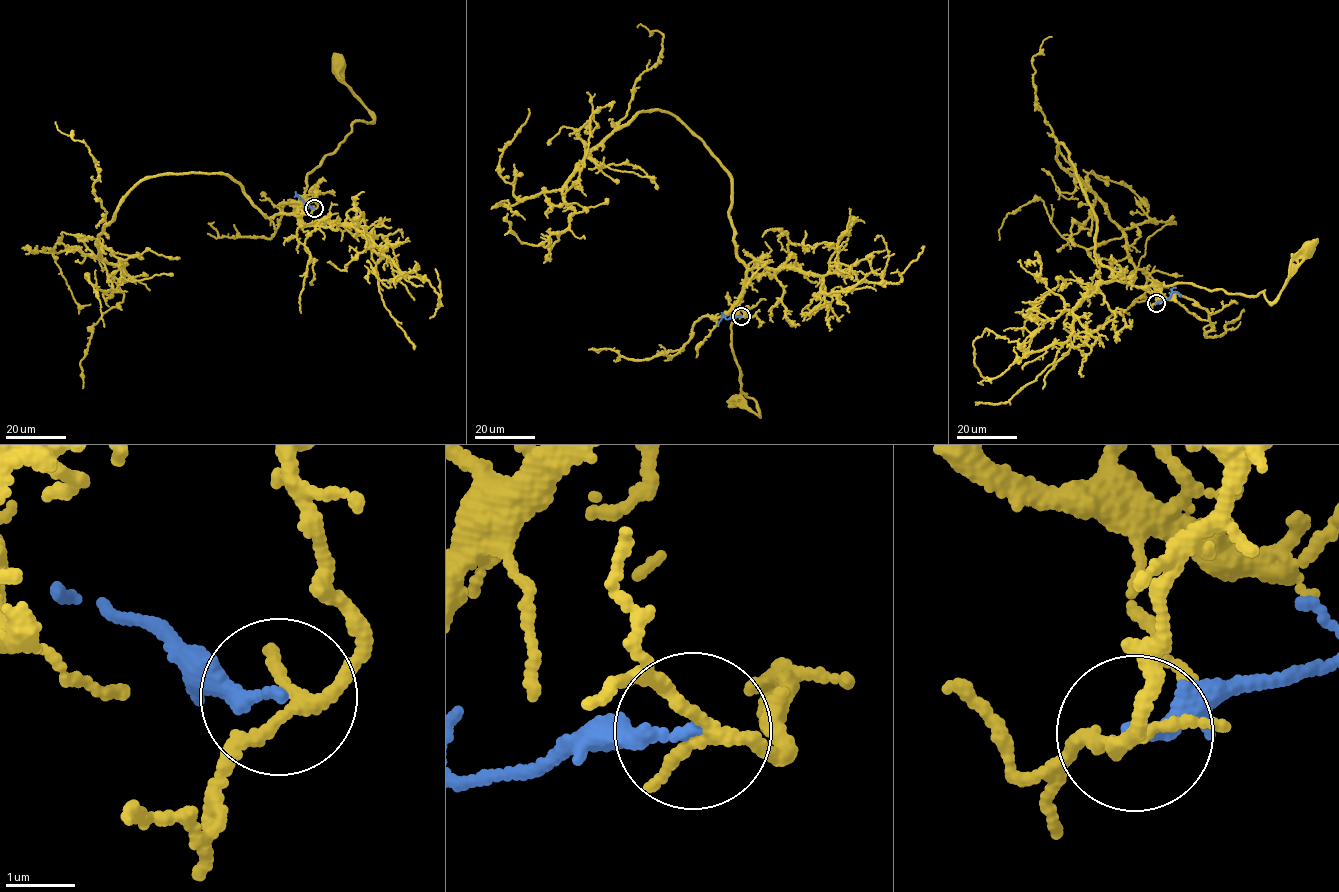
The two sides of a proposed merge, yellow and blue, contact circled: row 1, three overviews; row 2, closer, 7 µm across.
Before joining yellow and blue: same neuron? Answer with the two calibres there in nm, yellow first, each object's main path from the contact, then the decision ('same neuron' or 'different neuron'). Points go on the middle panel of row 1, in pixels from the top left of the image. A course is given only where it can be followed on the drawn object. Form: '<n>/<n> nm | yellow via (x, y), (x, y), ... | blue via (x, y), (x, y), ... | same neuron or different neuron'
150/190 nm | yellow via (741, 316), (746, 314), (738, 307), (732, 351), (741, 391), (755, 401), (759, 415), (734, 402) | blue via (741, 316), (722, 318), (718, 325) | different neuron

